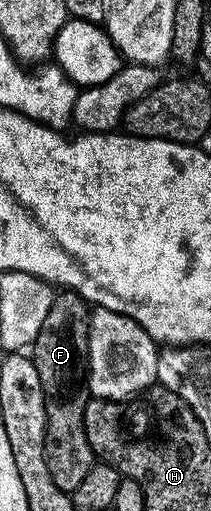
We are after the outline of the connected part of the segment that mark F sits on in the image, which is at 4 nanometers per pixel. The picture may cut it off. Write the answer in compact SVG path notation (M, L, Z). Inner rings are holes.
M61 290L30 347L46 397L46 461L58 489L71 492L90 473L94 456L84 428L88 394L88 317L90 305L75 291Z

